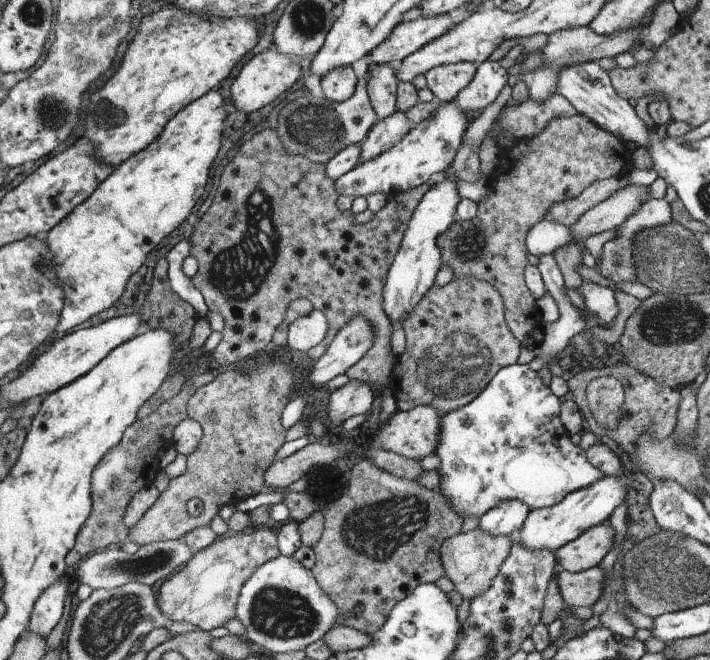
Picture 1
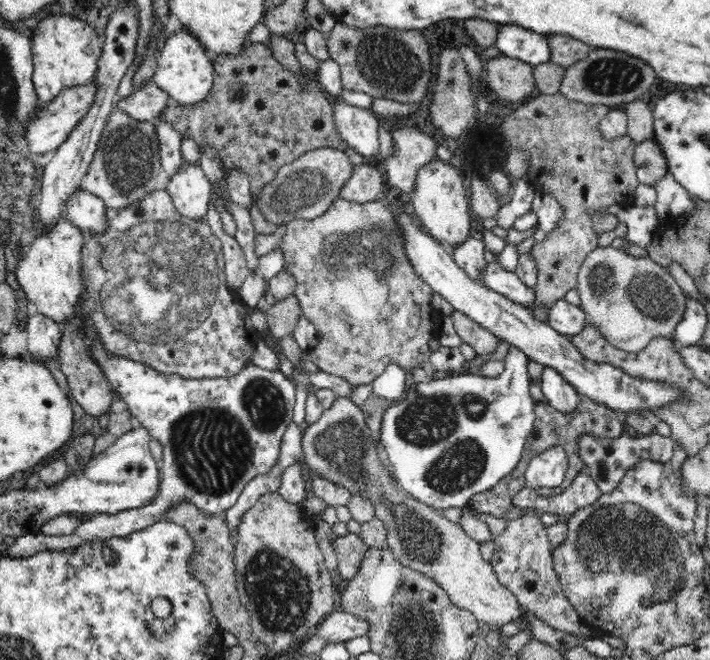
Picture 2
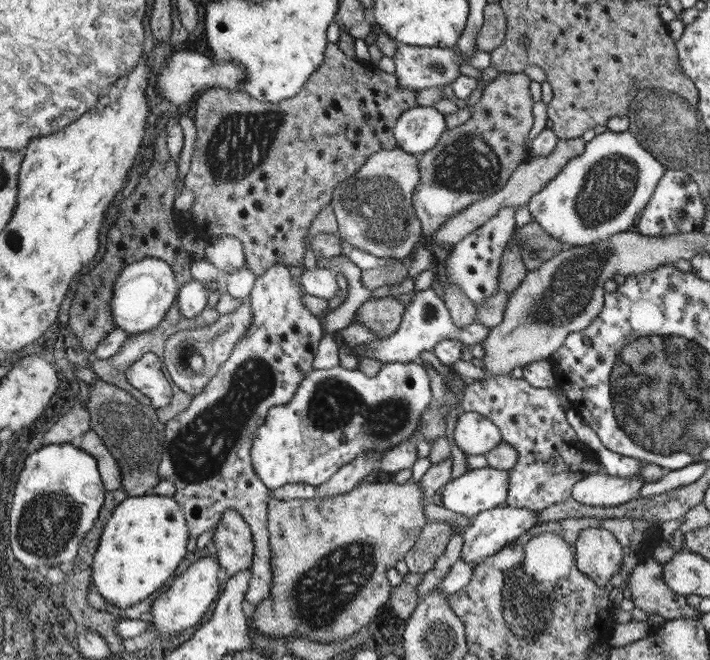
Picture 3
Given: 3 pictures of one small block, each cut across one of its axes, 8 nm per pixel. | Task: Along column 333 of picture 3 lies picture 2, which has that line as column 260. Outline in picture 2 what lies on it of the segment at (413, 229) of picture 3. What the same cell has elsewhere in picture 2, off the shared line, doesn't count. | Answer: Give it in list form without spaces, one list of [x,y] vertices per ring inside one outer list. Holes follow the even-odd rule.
[[[318,148],[310,150],[292,164],[286,164],[278,170],[278,176],[264,184],[260,192],[252,194],[252,206],[258,208],[262,218],[276,228],[288,226],[292,220],[314,220],[322,216],[324,212],[330,212],[330,204],[334,204],[340,198],[342,186],[350,180],[354,170],[354,164],[346,156],[346,152],[332,150],[332,148]]]

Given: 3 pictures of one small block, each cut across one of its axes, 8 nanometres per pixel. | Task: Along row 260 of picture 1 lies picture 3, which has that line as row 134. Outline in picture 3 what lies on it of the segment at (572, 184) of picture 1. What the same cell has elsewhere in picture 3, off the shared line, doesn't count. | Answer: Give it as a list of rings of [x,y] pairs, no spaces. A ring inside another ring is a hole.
[[[499,74],[481,94],[469,120],[453,130],[445,130],[439,144],[419,156],[421,180],[415,188],[413,202],[425,236],[435,236],[439,224],[471,208],[477,200],[495,196],[495,192],[507,184],[515,168],[527,160],[523,140],[533,124],[529,78],[525,74]]]

